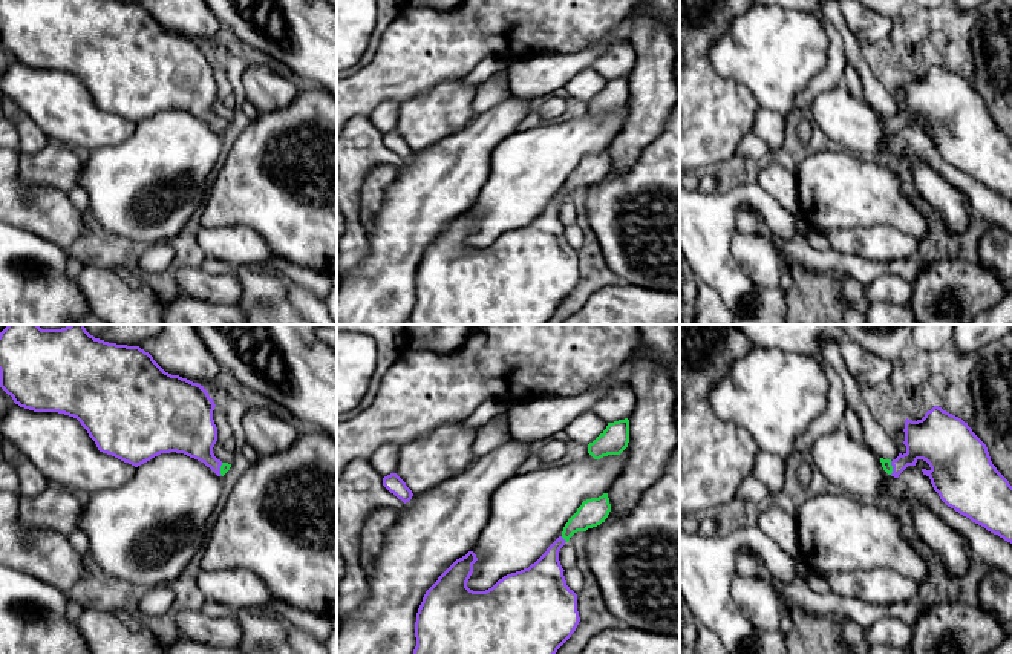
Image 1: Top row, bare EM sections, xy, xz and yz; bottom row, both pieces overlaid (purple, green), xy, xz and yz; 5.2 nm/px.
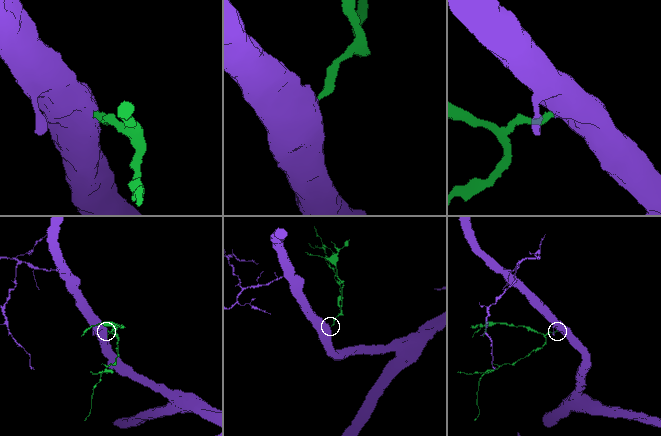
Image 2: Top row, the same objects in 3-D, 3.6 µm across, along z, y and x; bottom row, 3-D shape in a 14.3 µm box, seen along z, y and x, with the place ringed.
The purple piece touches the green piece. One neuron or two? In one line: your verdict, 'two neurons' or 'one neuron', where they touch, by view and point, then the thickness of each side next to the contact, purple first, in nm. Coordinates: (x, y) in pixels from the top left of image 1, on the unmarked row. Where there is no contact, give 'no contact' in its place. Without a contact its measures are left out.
one neuron | xz (562, 195) | 220/150 nm

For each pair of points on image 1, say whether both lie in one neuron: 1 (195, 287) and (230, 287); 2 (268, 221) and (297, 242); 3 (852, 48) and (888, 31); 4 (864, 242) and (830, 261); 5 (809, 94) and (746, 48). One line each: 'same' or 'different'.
1: same
2: same
3: different
4: different
5: different

